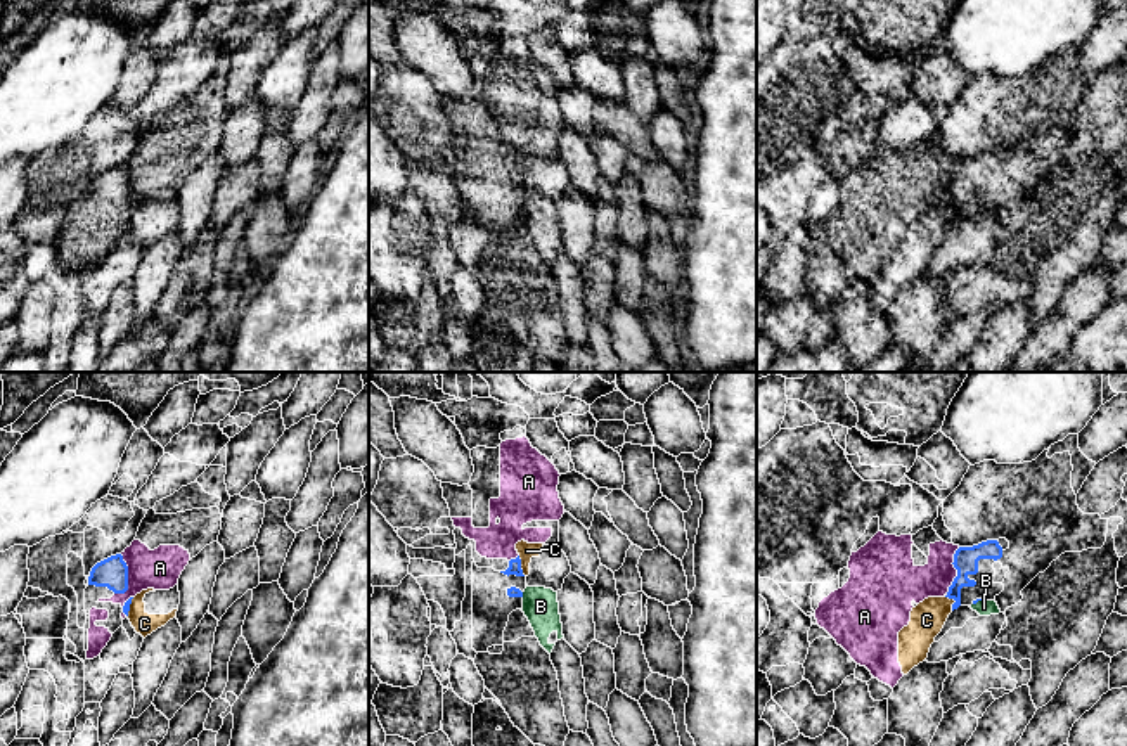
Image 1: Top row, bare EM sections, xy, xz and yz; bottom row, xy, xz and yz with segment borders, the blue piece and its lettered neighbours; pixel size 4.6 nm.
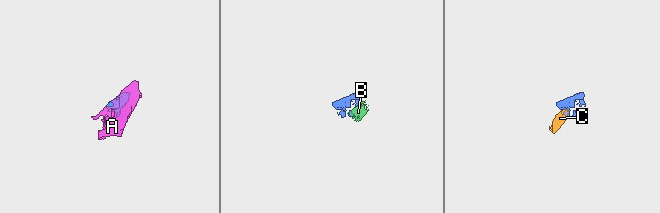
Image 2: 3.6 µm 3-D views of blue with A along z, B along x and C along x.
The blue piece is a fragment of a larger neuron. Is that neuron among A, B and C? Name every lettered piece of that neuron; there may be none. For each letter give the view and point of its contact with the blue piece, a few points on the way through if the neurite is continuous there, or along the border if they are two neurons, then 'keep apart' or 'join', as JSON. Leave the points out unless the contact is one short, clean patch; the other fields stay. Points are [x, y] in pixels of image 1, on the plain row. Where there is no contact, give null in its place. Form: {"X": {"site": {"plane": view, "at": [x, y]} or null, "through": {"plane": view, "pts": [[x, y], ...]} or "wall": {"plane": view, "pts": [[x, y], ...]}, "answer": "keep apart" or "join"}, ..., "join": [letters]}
{"A": {"site": {"plane": "xy", "at": [127, 191]}, "wall": {"plane": "xy", "pts": [[120, 167], [127, 179], [127, 201], [115, 206]]}, "answer": "keep apart"}, "B": {"site": {"plane": "yz", "at": [977, 213]}, "wall": {"plane": "yz", "pts": [[980, 212], [973, 217]]}, "answer": "keep apart"}, "C": {"site": {"plane": "xz", "at": [520, 179]}, "wall": {"plane": "xz", "pts": [[518, 168], [525, 187]]}, "answer": "keep apart"}, "join": []}

